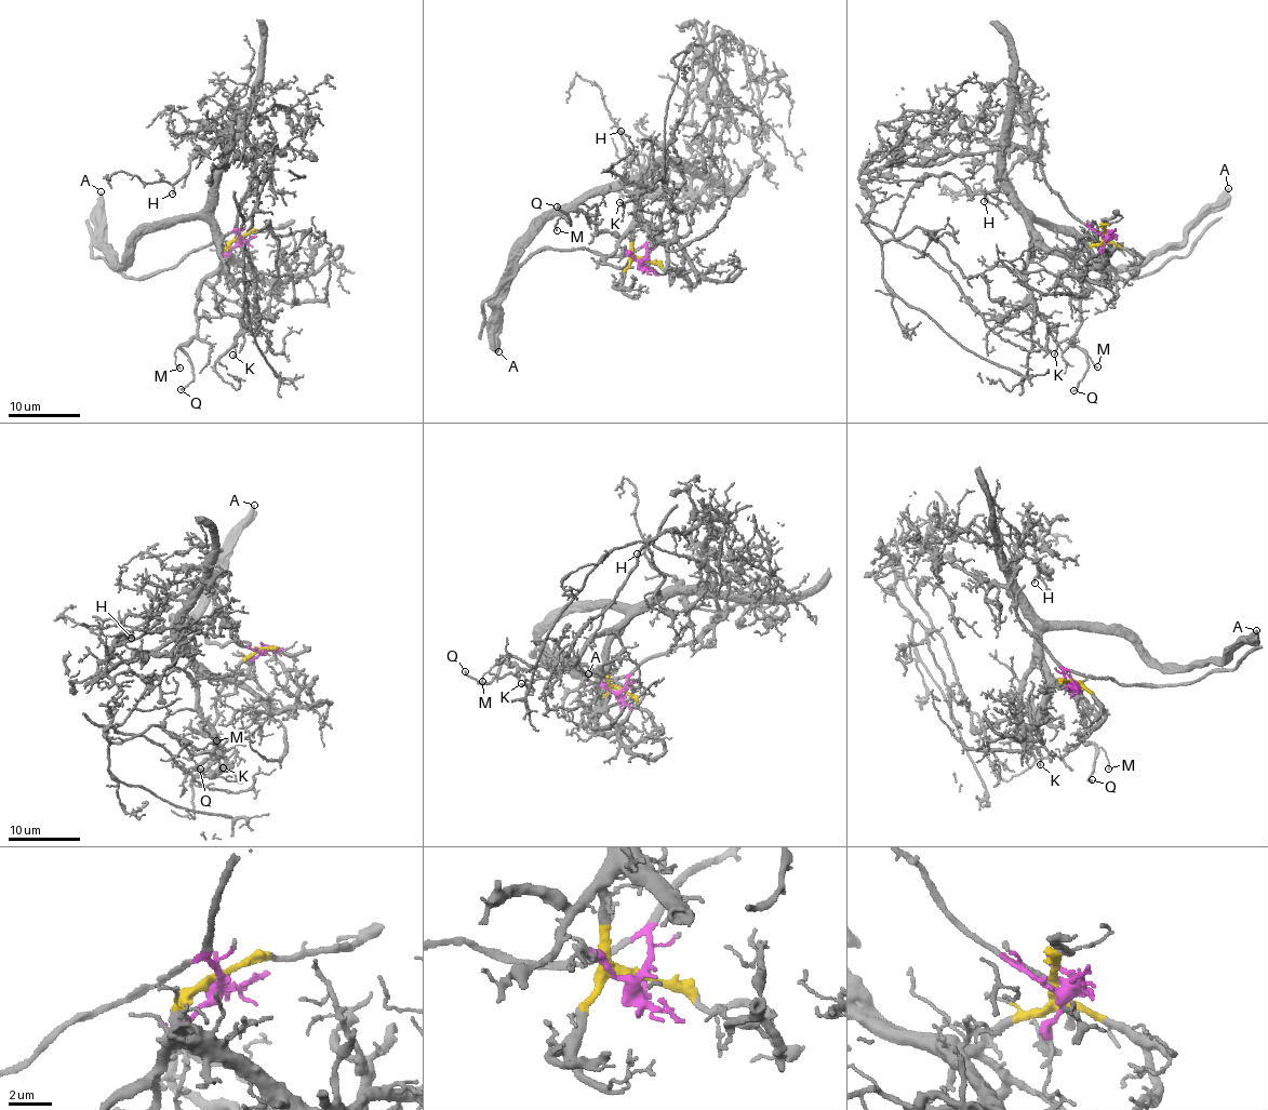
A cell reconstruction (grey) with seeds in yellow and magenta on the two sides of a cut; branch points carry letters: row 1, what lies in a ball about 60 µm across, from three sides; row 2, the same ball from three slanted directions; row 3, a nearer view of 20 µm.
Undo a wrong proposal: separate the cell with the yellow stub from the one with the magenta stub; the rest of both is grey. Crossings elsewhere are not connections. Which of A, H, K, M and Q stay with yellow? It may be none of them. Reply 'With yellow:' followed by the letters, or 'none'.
With yellow: A, K, M, Q

